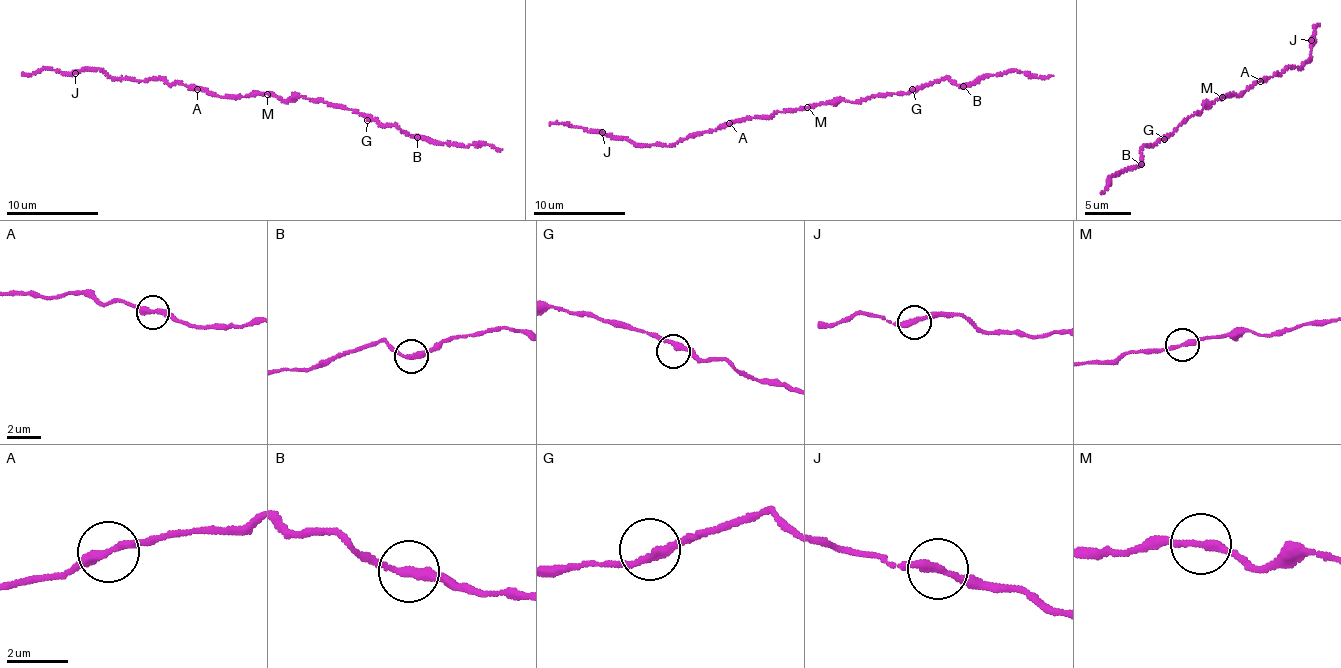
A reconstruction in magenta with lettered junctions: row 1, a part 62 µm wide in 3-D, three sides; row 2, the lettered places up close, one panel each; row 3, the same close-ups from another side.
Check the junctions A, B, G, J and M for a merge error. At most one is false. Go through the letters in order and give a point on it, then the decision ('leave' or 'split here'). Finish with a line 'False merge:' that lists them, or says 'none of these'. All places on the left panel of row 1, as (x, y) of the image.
A: (197, 89) | leave
B: (417, 137) | leave
G: (367, 120) | leave
J: (75, 73) | leave
M: (267, 94) | leave
False merge: none of these

